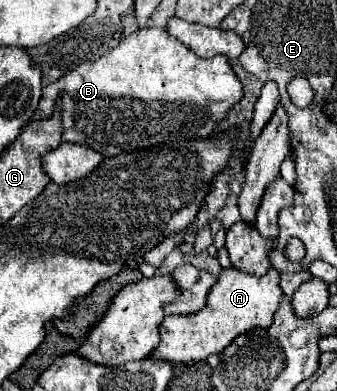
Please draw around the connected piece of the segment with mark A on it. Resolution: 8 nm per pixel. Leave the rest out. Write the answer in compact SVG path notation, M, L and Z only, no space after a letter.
M234 268L222 270L218 282L208 292L206 306L202 310L194 314L172 314L160 322L160 344L152 350L150 358L172 364L200 362L210 354L222 352L238 334L256 326L270 326L270 320L282 298L278 282L280 272L274 268L262 278L238 272Z

